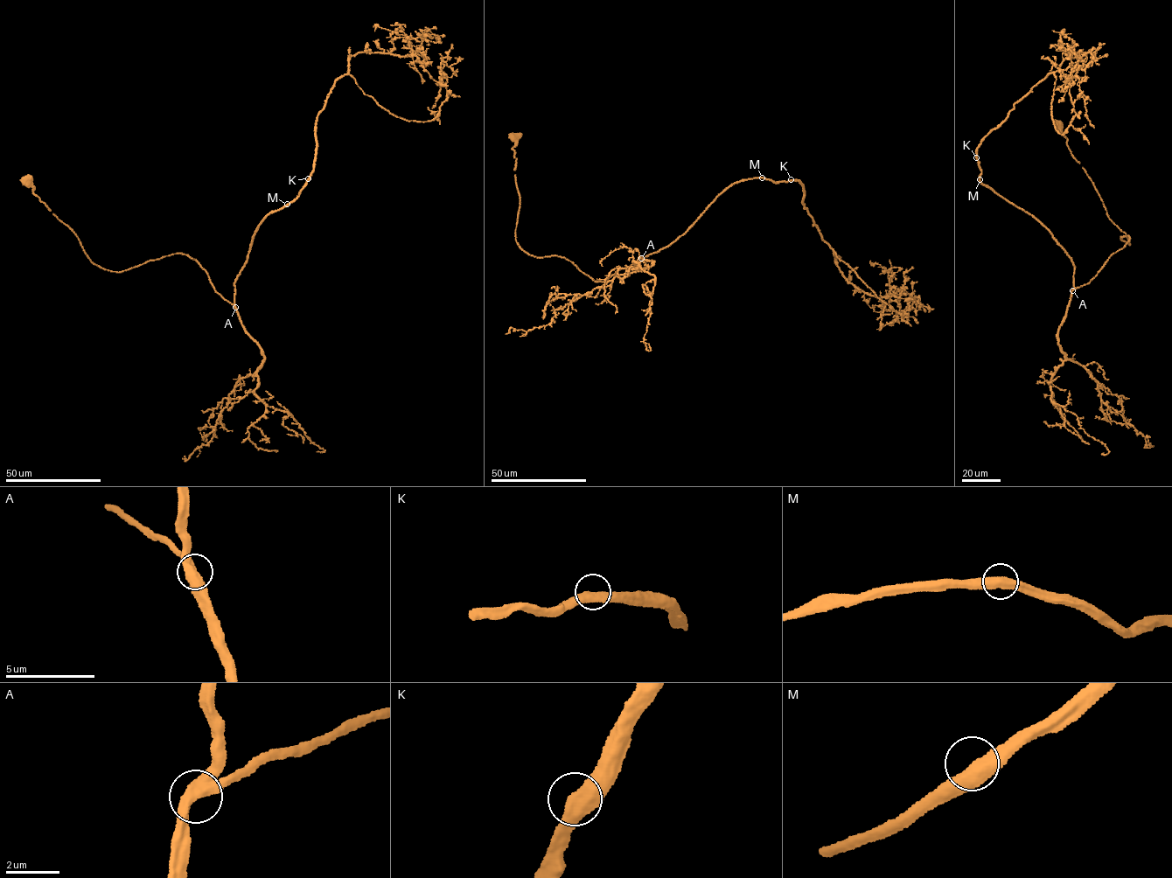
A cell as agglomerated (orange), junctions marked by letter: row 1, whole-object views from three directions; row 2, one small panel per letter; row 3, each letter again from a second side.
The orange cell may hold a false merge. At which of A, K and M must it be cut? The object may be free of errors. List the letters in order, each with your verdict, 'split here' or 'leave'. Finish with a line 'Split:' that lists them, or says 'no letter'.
A: leave
K: leave
M: leave
Split: no letter

